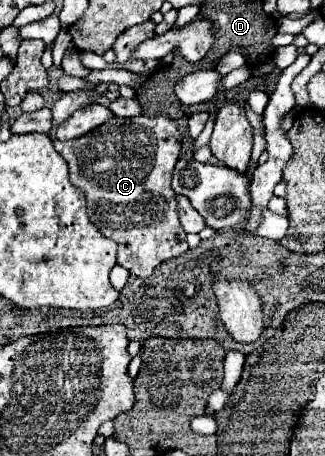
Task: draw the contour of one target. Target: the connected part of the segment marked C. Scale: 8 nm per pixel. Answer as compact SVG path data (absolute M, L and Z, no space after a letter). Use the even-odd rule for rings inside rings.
M158 114L136 118L112 116L108 122L80 138L54 142L56 150L68 162L70 182L86 194L88 216L92 224L102 232L102 236L118 244L118 264L140 278L148 278L158 264L176 258L188 250L186 232L178 222L176 194L170 188L172 170L180 156L180 140L182 136L178 124L168 114Z

